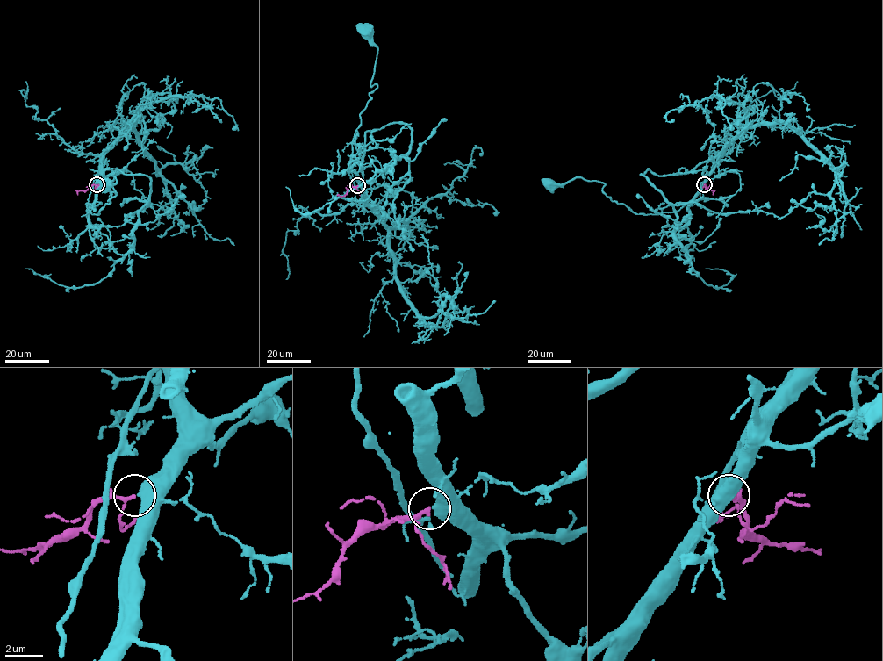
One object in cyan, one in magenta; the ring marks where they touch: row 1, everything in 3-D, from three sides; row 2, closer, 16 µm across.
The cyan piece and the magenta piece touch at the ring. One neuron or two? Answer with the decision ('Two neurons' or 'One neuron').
One neuron

